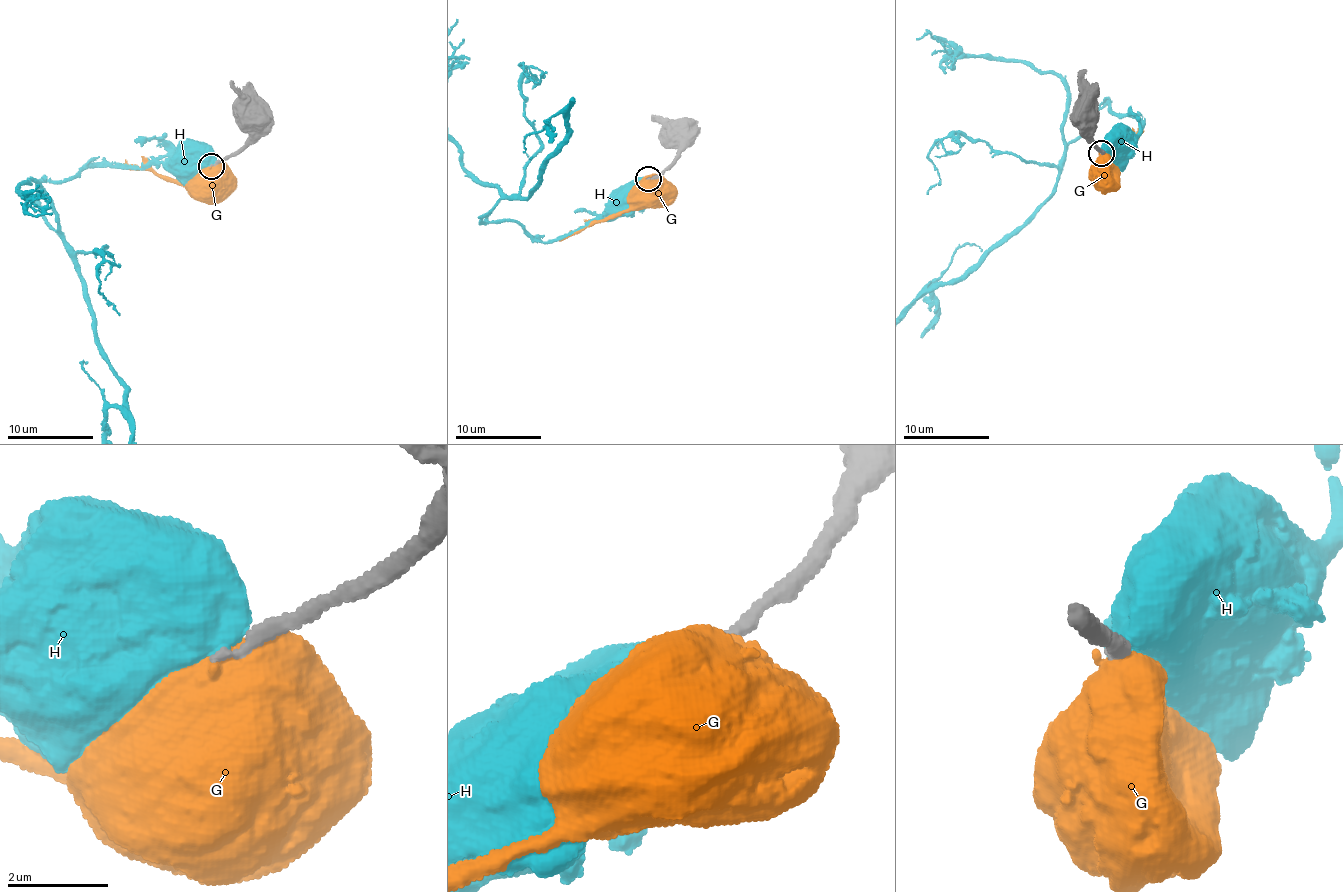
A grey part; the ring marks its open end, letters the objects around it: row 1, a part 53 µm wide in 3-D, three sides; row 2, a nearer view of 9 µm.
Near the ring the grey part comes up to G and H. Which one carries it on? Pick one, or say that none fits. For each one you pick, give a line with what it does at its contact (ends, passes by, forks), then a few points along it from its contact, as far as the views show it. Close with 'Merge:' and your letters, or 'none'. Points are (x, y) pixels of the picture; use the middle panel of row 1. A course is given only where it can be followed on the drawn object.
Merge: none

